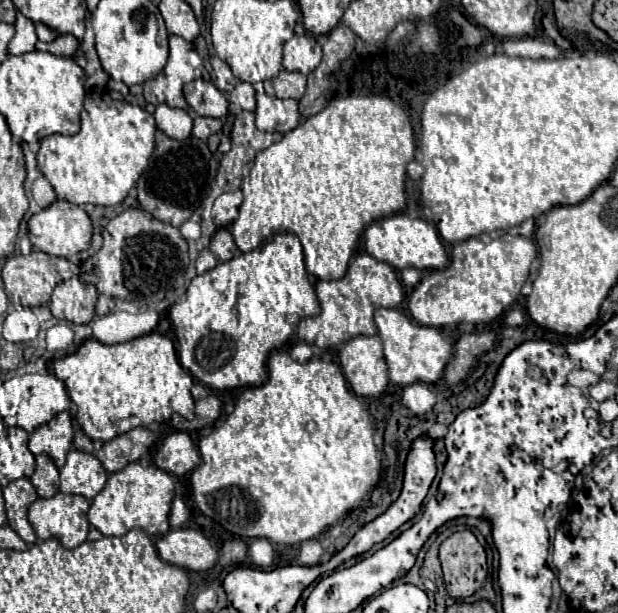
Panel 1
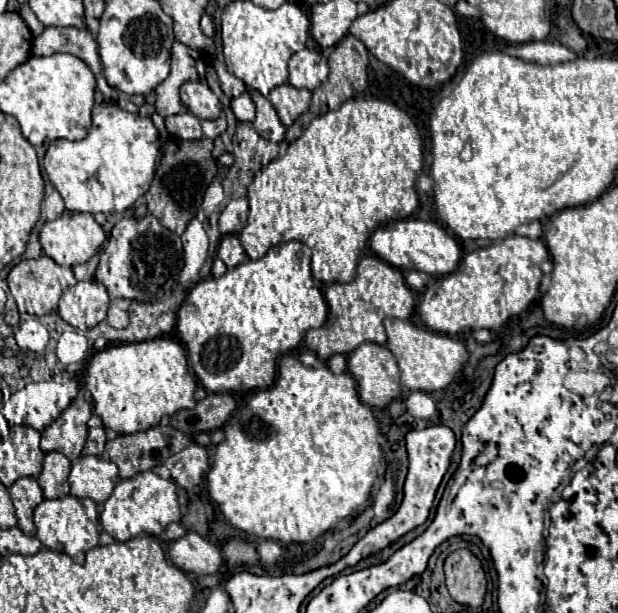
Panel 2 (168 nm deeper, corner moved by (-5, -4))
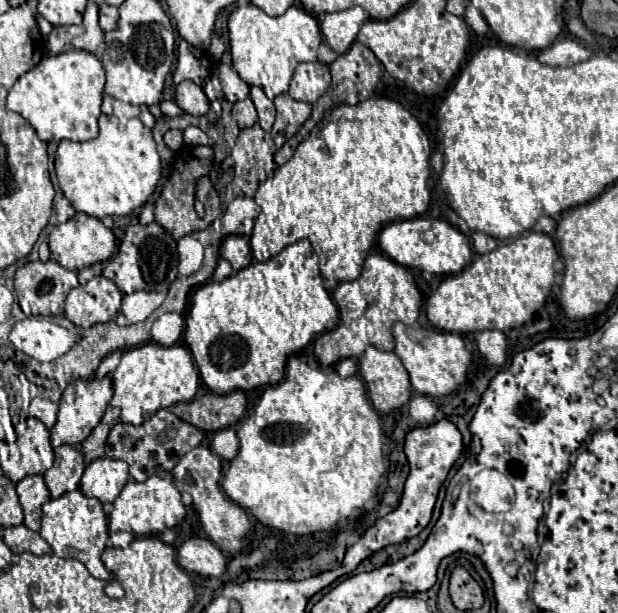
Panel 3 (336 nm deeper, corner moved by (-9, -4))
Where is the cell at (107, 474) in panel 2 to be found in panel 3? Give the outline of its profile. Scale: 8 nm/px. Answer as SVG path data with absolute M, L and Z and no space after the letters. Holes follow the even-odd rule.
M98 458L86 466L80 480L80 492L84 496L98 498L104 504L112 504L128 478L128 464L124 460Z

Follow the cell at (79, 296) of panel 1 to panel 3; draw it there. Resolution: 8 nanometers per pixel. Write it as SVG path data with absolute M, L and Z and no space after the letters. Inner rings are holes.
M94 276L68 292L64 314L78 328L88 330L94 324L114 320L120 310L120 300L122 294L114 282L104 276Z

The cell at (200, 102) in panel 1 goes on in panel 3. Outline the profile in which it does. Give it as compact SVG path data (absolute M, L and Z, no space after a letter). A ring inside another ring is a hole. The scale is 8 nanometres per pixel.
M184 80L176 86L176 102L180 108L192 116L204 116L210 110L210 100L204 90L192 80Z

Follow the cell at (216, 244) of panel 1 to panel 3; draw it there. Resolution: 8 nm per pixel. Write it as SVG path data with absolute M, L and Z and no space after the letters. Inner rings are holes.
M226 236L222 240L220 254L224 260L228 260L234 268L234 272L246 268L252 262L252 252L250 252L250 242L246 236Z

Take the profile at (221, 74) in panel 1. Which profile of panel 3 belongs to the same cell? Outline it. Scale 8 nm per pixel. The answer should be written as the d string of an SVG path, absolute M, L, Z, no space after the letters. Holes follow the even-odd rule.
M218 64L216 68L216 74L220 78L220 84L222 84L222 92L226 96L228 102L238 102L238 100L244 100L248 98L250 94L250 86L238 76L238 72L228 66L228 64Z

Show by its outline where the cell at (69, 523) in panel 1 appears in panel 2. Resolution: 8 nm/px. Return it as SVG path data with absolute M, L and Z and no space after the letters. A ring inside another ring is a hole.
M64 496L56 500L44 500L34 510L36 538L54 552L68 554L74 562L84 564L84 556L90 548L98 546L98 506L90 498Z

